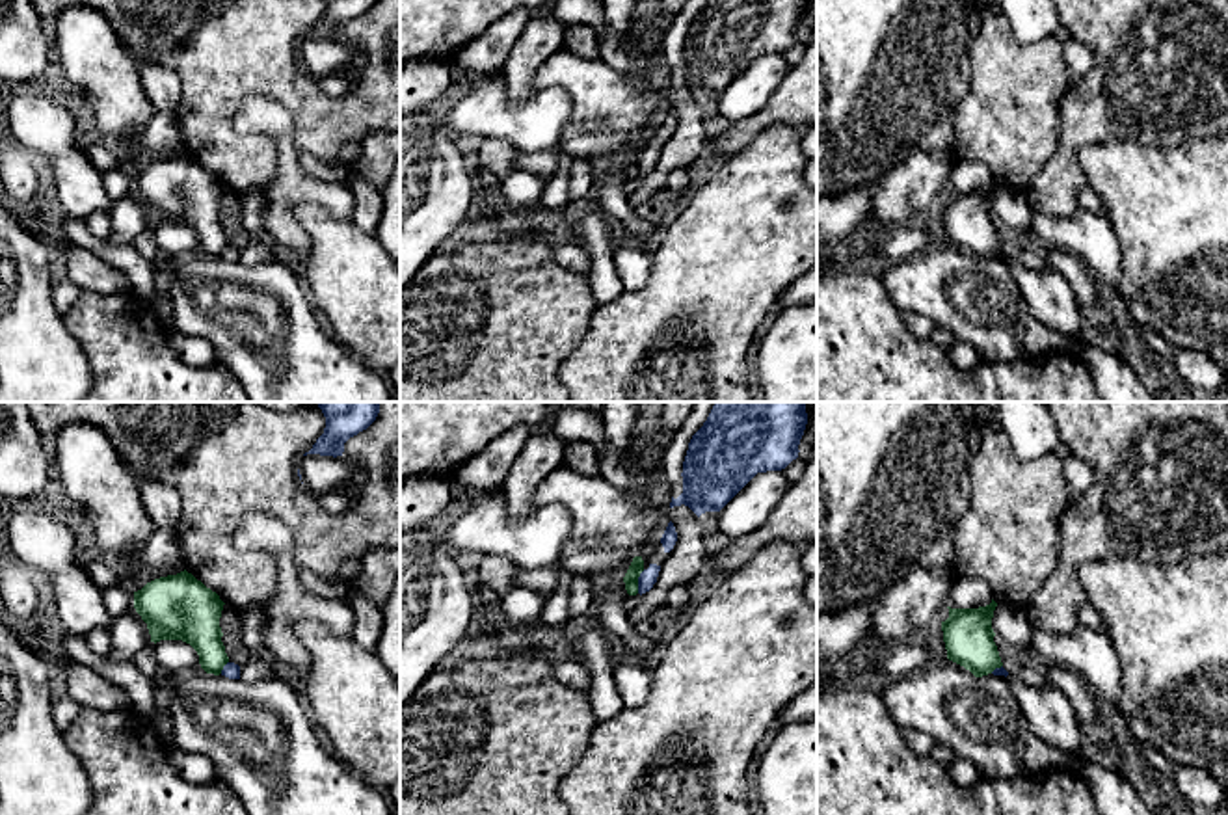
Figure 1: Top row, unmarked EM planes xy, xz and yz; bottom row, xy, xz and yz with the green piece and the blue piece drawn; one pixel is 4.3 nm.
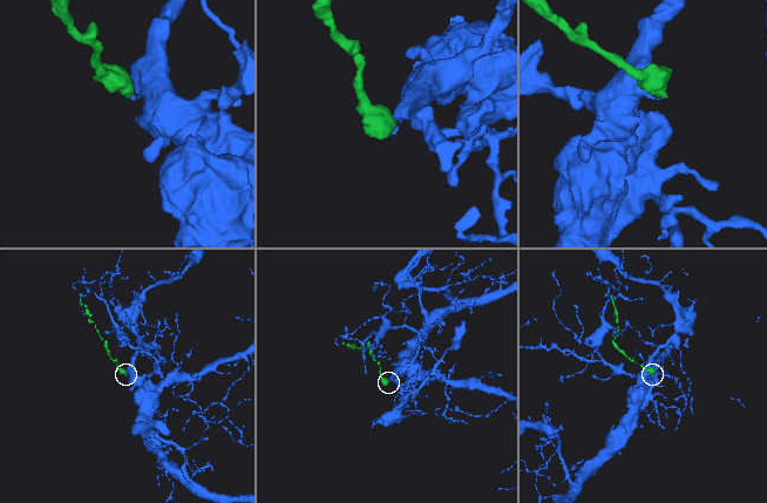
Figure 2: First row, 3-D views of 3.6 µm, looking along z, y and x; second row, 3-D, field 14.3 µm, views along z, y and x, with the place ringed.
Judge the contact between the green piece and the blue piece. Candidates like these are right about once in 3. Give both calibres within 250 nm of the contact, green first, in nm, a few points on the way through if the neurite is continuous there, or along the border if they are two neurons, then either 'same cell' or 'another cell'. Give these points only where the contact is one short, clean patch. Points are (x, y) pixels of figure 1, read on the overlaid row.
calibres 60 and 80 nm; border xz (644, 570), (637, 581), (637, 592); another cell

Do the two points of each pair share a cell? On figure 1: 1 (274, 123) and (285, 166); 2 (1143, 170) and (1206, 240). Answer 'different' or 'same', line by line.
1: same
2: same

